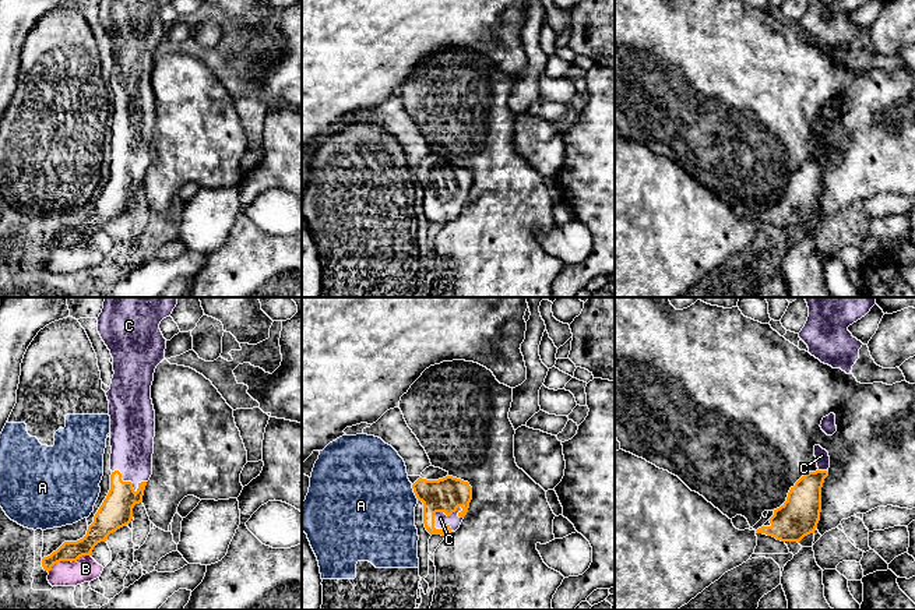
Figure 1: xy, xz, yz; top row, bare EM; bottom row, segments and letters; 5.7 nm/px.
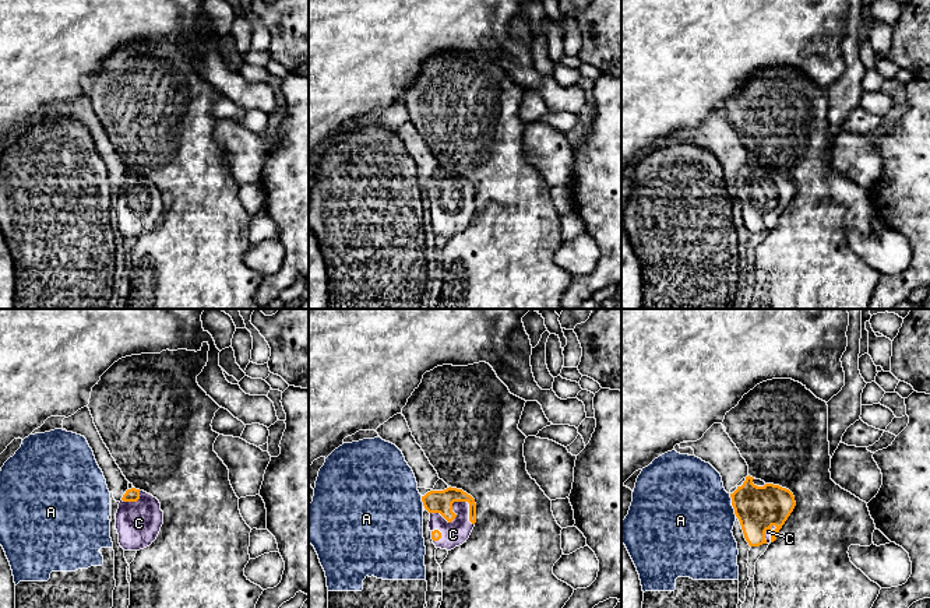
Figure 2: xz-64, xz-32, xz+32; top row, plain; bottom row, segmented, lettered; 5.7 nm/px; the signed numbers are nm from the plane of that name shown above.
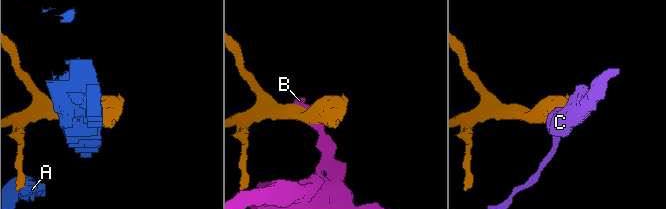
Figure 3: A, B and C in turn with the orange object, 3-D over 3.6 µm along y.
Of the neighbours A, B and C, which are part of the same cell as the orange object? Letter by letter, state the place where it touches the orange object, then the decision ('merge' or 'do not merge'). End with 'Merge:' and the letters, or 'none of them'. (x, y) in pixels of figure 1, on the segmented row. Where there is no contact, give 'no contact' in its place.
A: xz (415, 493) | do not merge
B: xy (69, 560) | do not merge
C: xz (442, 511) | merge
Merge: C

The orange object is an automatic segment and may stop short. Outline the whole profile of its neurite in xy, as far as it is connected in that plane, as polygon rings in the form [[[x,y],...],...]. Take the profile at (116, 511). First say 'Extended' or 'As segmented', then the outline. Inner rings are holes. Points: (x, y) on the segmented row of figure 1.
Extended. [[[105,297],[98,320],[98,332],[113,357],[113,378],[106,392],[110,416],[110,490],[88,526],[87,535],[77,542],[64,542],[50,556],[42,558],[45,571],[60,561],[77,561],[91,556],[94,547],[108,536],[129,525],[133,508],[142,503],[147,482],[152,475],[155,437],[155,410],[151,399],[154,373],[165,360],[166,339],[159,324],[169,317],[177,297]]]

